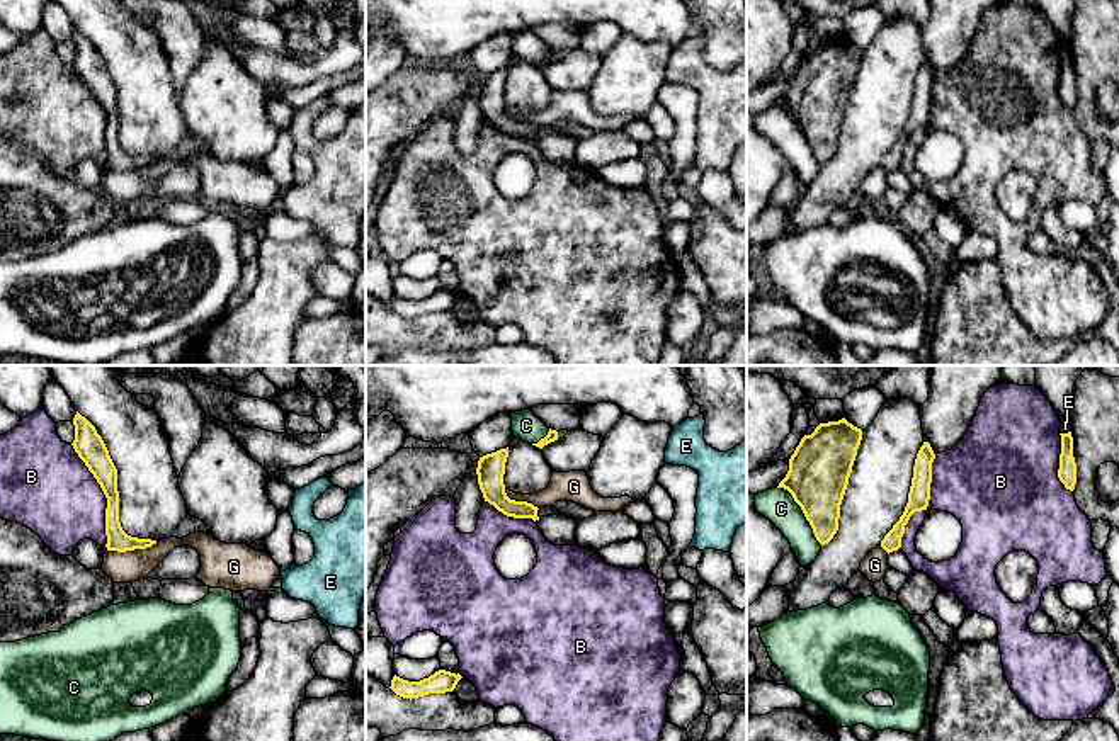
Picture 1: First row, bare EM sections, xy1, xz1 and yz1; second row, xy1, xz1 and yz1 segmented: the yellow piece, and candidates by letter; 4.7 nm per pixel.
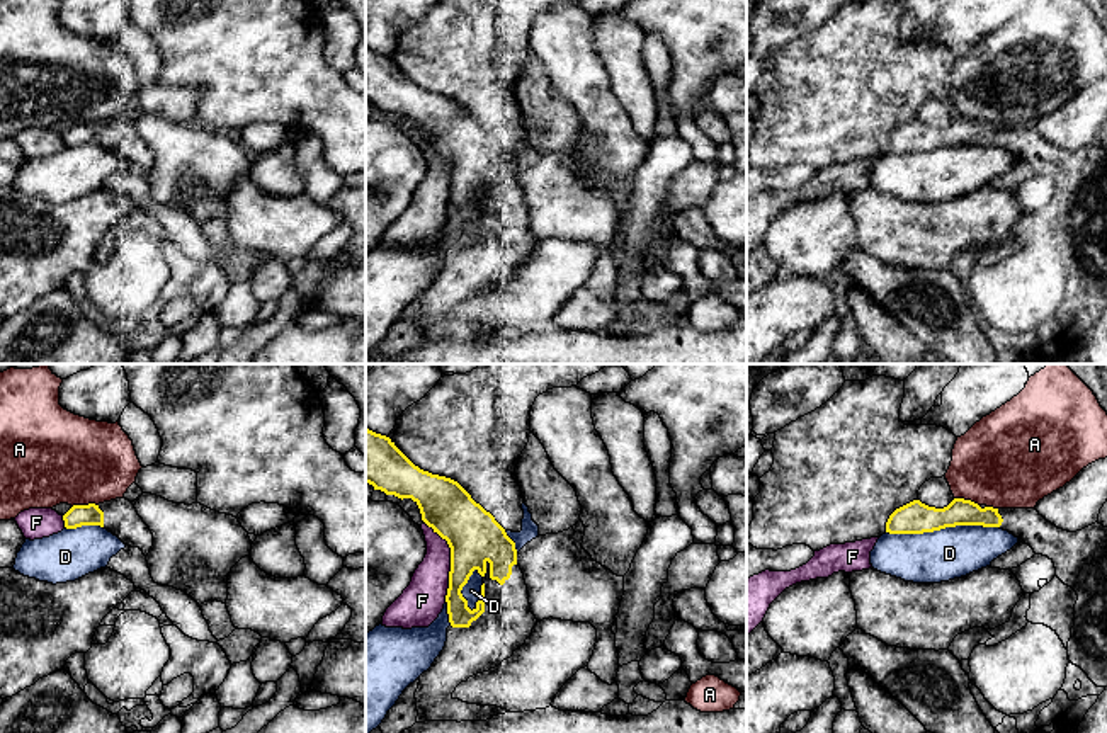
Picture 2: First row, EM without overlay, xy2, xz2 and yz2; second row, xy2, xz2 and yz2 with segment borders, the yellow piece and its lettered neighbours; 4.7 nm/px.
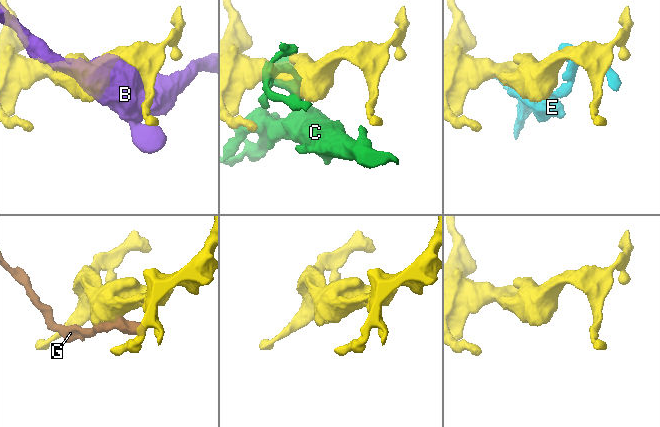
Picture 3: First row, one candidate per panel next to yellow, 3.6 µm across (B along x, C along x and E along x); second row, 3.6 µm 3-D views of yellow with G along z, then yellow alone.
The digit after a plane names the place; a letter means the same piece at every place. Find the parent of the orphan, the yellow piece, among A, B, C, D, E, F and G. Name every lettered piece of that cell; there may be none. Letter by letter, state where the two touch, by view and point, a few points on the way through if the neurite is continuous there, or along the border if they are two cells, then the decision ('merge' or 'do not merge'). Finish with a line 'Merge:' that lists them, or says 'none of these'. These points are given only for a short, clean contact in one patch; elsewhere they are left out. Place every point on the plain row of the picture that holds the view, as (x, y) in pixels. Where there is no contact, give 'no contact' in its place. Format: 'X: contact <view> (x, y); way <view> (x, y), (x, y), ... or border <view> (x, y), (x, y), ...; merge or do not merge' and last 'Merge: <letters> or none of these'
A: contact xy2 (84, 125); do not merge
B: contact xy1 (106, 116); do not merge
C: contact yz1 (803, 131); do not merge
D: contact yz2 (942, 147); do not merge
E: contact yz1 (1063, 53); border yz1 (1068, 50), (1060, 53); do not merge
F: contact xz2 (451, 179); do not merge
G: contact xy1 (131, 169); border xy1 (157, 162), (147, 167), (107, 170); do not merge
Merge: none of these

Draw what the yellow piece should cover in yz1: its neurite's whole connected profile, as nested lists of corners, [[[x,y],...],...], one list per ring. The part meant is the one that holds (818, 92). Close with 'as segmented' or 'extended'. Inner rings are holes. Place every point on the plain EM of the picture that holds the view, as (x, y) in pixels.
[[[845,37],[820,42],[811,54],[804,54],[789,78],[789,90],[777,107],[787,109],[801,126],[816,160],[825,165],[838,150],[840,124],[849,104],[862,49]]]; as segmented

